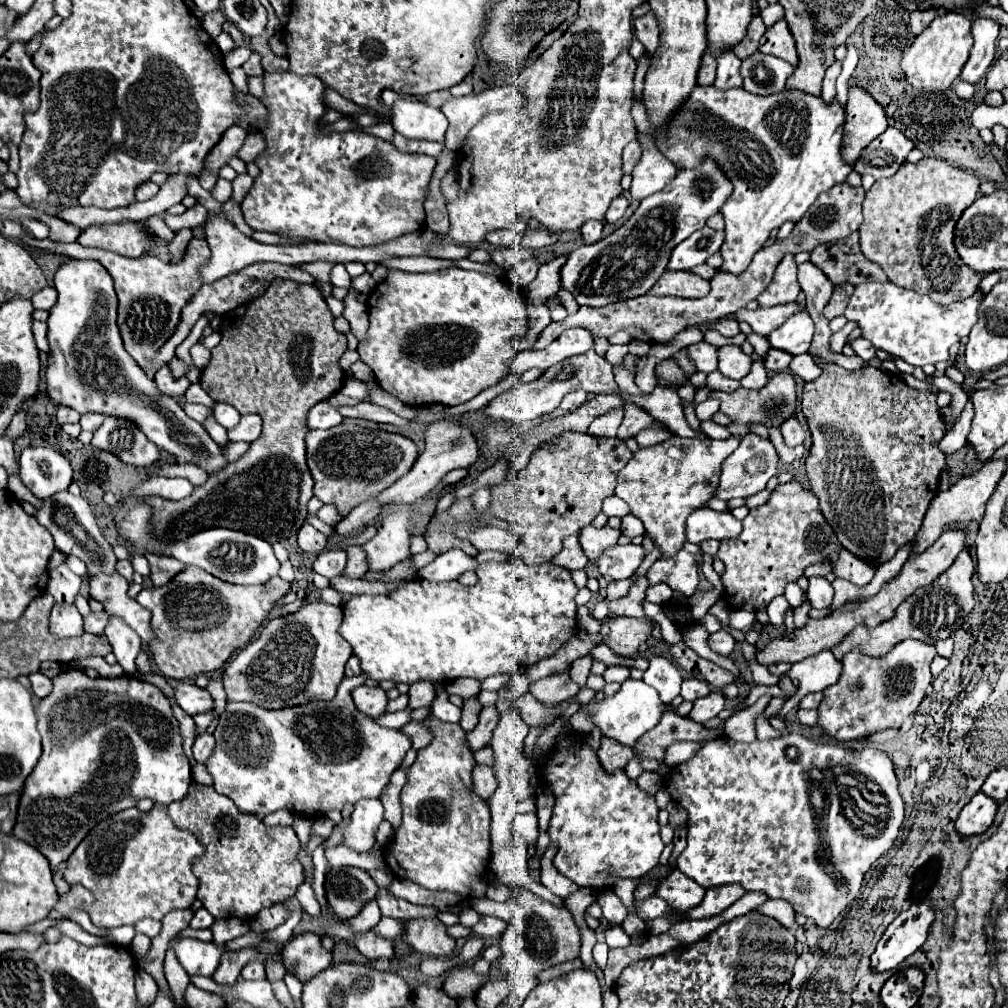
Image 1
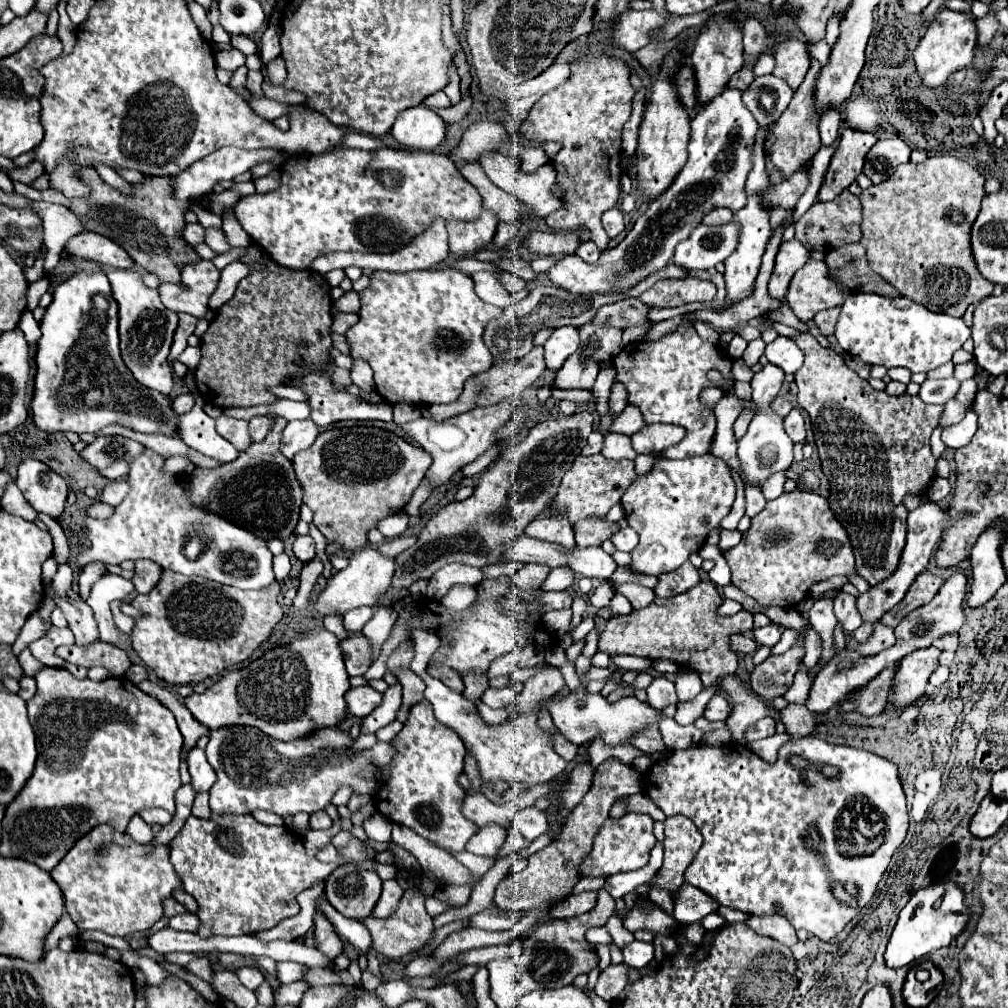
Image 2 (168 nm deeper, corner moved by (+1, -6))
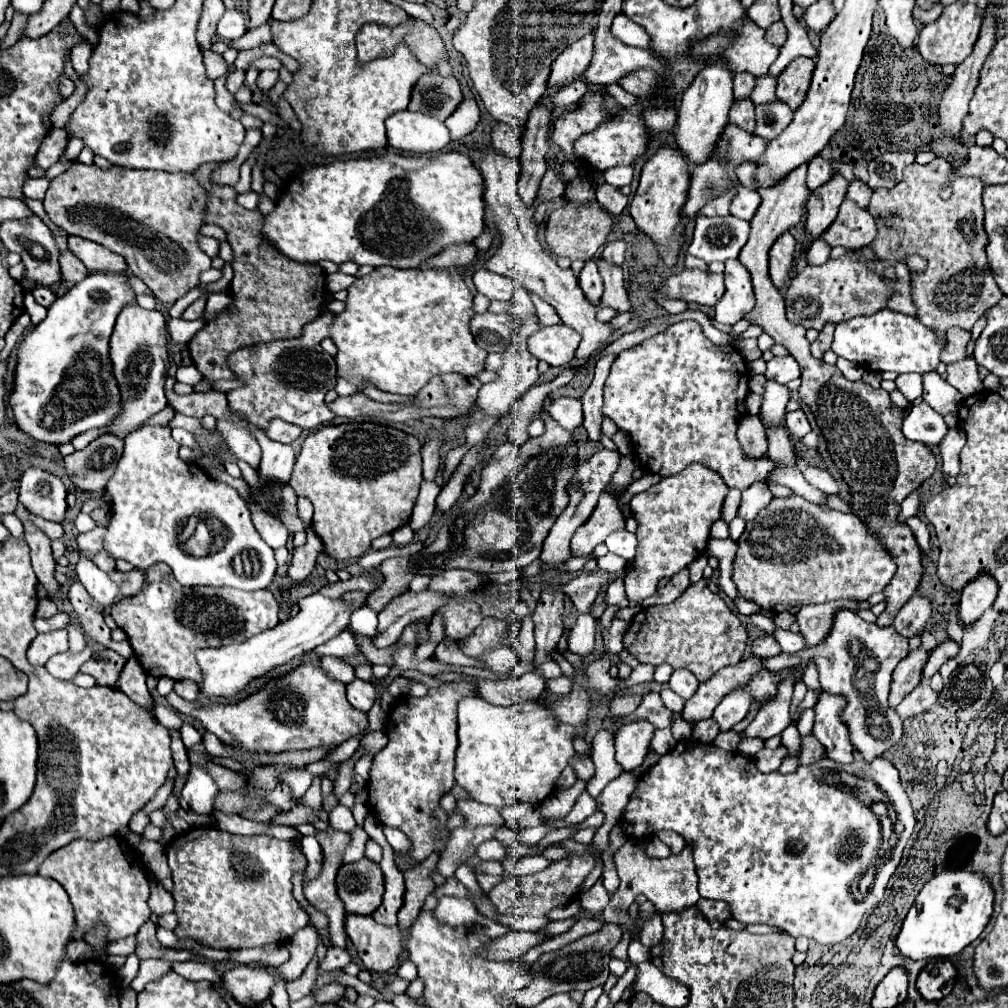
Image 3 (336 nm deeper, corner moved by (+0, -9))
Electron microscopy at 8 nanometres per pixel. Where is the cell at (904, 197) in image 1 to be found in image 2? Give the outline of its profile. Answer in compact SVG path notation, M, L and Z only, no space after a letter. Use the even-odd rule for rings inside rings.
M937 155L937 157L929 157L923 163L911 163L909 161L905 165L899 165L897 171L889 179L881 181L879 185L867 187L861 193L861 205L863 205L863 239L861 239L861 245L867 249L867 259L869 259L871 269L875 269L875 273L883 275L885 281L889 281L893 287L897 287L897 291L903 297L927 307L929 311L947 313L947 315L953 315L953 317L963 317L963 313L967 311L969 305L977 305L979 301L983 301L985 297L989 297L993 293L993 283L987 281L979 273L977 263L973 259L973 251L971 251L971 227L973 227L973 223L977 219L977 213L981 209L981 199L985 197L983 183L985 183L985 177L975 167L971 167L967 161L963 161L959 157L953 157L953 155Z

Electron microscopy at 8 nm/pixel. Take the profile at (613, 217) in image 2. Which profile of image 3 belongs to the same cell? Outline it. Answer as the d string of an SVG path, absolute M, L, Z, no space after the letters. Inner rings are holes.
M622 238L608 242L606 248L602 250L604 258L610 260L610 262L614 262L614 264L624 264L624 252L626 252L626 244L624 244Z

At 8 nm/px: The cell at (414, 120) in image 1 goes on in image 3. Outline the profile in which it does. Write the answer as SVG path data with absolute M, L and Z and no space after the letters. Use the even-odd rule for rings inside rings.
M402 110L386 120L388 144L402 152L428 154L440 152L450 144L450 132L444 122L424 112Z

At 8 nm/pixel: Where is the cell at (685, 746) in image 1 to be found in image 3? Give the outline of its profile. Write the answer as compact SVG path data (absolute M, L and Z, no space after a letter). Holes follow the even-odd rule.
M600 730L594 740L592 740L592 762L596 768L596 774L592 776L592 780L588 780L586 790L596 798L604 786L618 778L624 770L620 768L620 764L616 764L614 758L614 736L606 730Z

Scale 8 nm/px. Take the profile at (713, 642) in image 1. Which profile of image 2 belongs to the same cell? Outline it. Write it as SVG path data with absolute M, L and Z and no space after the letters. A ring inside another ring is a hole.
M735 635L735 637L731 637L731 647L733 647L735 651L741 651L741 653L749 655L749 653L755 653L757 643L755 643L755 639L749 637L749 635Z

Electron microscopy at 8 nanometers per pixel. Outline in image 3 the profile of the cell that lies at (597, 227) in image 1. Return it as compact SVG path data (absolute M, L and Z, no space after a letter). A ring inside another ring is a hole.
M594 258L586 260L586 264L584 264L584 268L582 268L580 276L578 276L578 282L580 282L580 288L582 288L584 296L590 302L598 304L598 300L602 296L602 276L598 272L598 266L596 266Z

